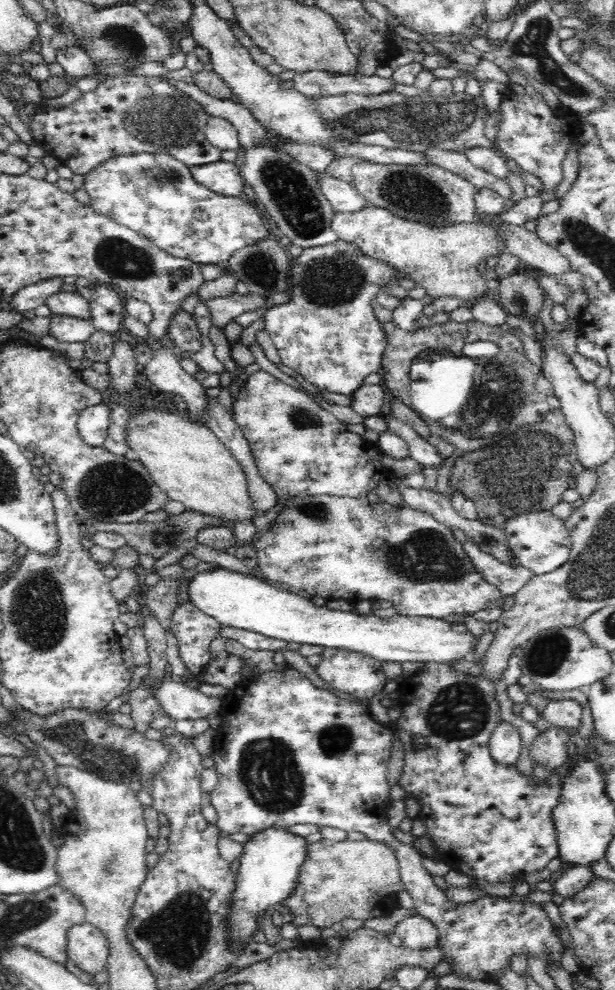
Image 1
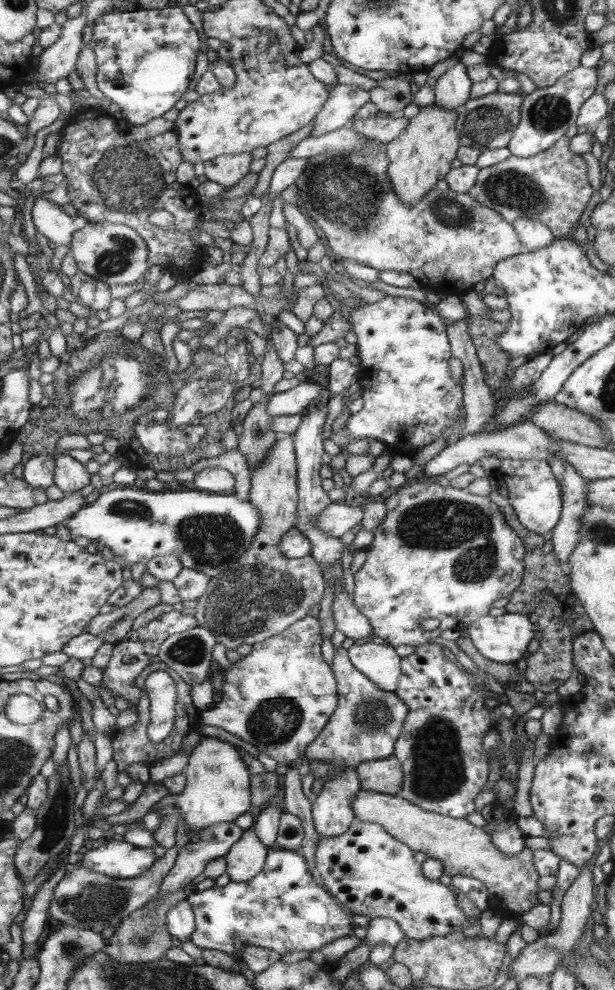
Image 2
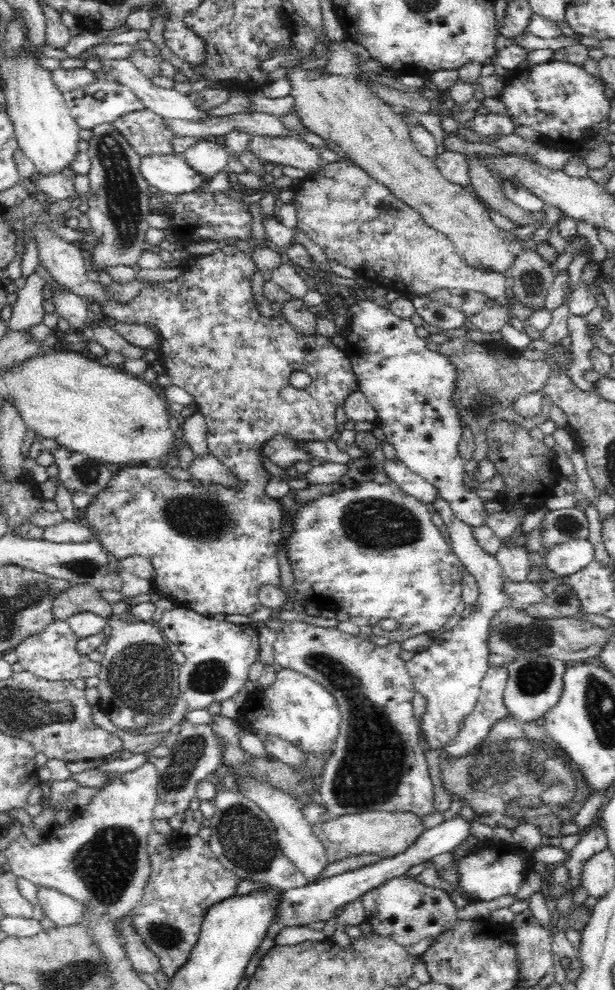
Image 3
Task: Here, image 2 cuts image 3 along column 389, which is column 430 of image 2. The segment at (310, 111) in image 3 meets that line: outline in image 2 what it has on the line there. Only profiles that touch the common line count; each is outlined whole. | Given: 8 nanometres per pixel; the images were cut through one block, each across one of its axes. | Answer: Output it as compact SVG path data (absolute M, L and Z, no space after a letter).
M436 105L422 107L416 116L409 119L408 129L396 141L388 142L389 177L394 193L403 204L416 206L426 193L438 190L438 182L446 178L458 166L460 148L466 143L457 130L457 110L445 110Z

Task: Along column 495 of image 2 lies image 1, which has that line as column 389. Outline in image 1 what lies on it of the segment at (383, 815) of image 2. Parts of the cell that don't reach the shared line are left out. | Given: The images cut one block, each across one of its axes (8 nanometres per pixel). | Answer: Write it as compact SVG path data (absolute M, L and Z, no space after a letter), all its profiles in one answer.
M321 839L307 846L307 855L300 868L296 888L284 902L292 913L290 923L330 928L343 918L366 920L380 914L380 908L392 908L397 893L405 885L400 876L400 865L395 847L377 839L338 842Z

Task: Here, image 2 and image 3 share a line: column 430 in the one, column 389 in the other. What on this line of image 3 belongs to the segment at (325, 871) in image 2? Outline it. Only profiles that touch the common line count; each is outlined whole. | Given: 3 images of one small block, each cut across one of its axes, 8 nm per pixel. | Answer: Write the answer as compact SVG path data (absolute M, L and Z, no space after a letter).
M404 875L386 880L383 885L368 890L359 899L365 908L365 922L370 924L372 930L401 944L414 958L421 958L435 938L445 930L450 930L458 920L458 908L447 891L429 887L416 878Z

